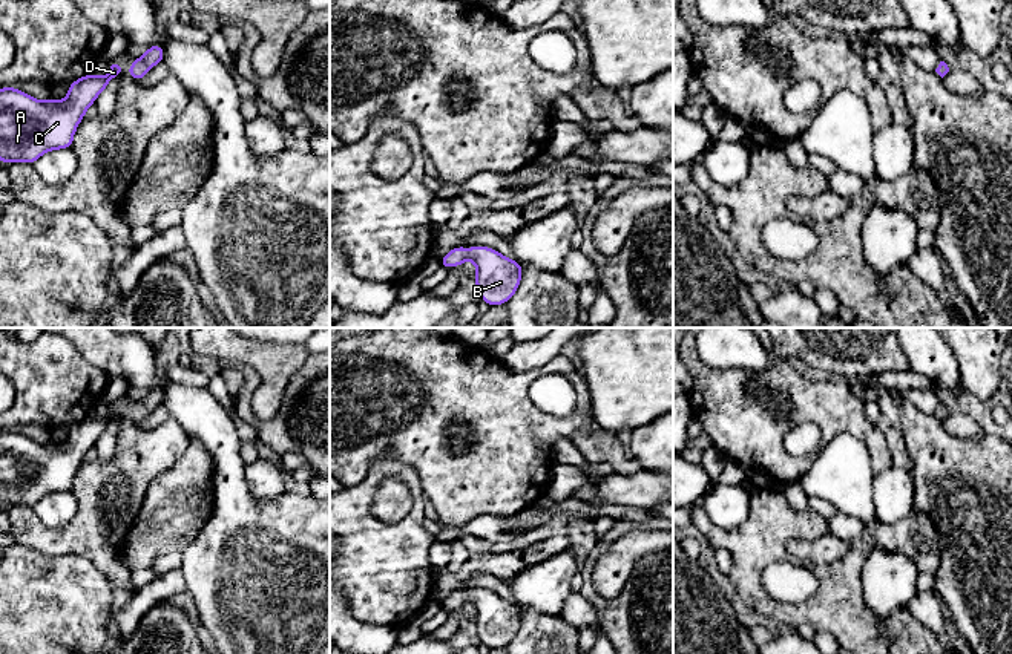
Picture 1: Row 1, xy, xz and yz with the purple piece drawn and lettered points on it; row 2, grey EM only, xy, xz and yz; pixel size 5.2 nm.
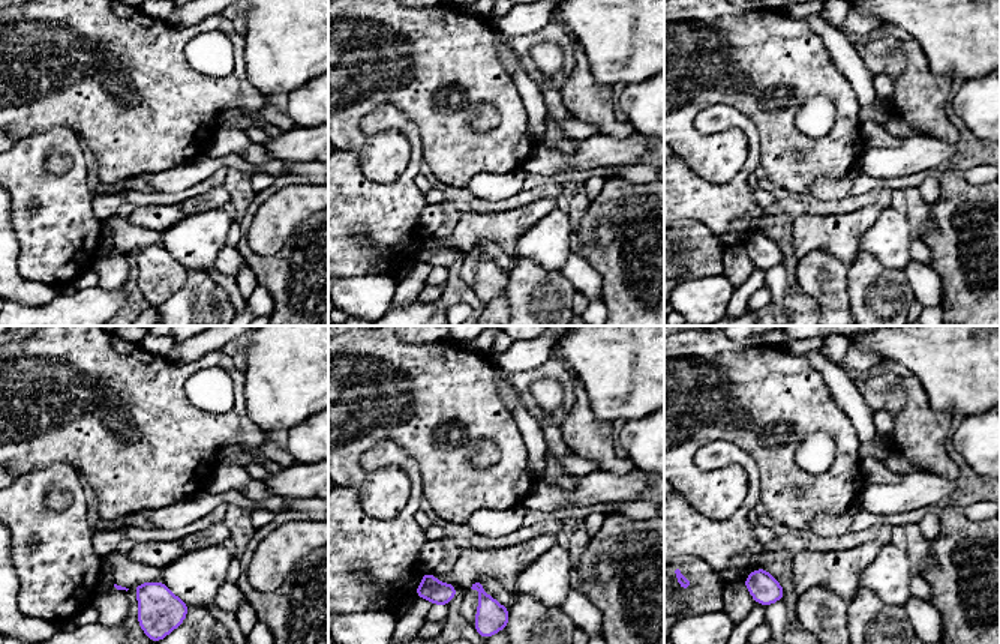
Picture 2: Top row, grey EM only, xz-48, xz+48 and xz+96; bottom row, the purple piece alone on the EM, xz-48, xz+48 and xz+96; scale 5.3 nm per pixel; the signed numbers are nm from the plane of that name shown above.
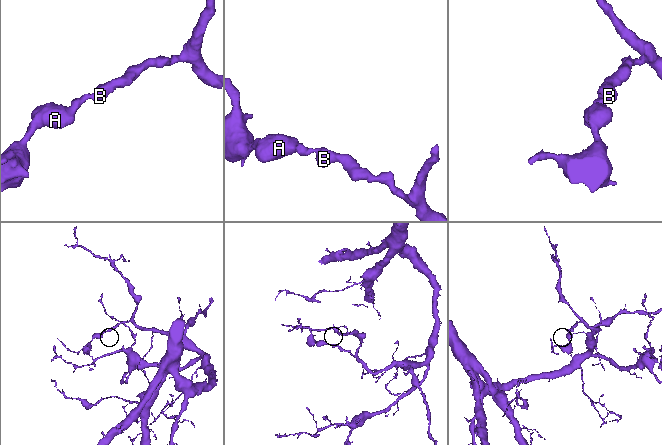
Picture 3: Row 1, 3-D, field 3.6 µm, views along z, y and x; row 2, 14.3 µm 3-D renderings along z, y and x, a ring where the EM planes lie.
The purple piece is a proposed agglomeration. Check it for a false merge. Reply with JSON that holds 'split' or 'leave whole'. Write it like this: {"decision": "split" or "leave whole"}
{"decision": "leave whole"}

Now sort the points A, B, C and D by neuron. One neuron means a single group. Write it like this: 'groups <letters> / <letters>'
groups A B C D

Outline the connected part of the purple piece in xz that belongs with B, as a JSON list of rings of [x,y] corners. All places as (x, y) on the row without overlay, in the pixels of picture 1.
[[[475,588],[471,593],[465,590],[455,590],[439,603],[443,611],[454,611],[469,602],[474,603],[475,611],[477,611],[474,623],[477,626],[477,634],[478,634],[480,642],[489,649],[508,646],[509,642],[515,637],[515,634],[520,629],[523,608],[483,588]]]

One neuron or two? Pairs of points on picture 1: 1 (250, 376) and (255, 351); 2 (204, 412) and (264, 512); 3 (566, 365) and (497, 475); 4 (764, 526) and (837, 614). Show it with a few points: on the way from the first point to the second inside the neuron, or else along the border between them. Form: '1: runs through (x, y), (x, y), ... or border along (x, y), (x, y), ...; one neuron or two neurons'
1: border along (241, 366), (250, 366), (259, 374); two neurons
2: runs through (220, 438), (229, 467), (229, 484), (238, 493); one neuron
3: runs through (532, 376), (497, 409), (497, 441); one neuron
4: runs through (753, 562), (753, 588), (775, 610), (801, 613); one neuron

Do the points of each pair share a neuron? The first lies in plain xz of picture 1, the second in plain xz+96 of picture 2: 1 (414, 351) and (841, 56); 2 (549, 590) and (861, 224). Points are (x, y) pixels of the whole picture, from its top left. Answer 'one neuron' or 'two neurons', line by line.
1: two neurons
2: two neurons

